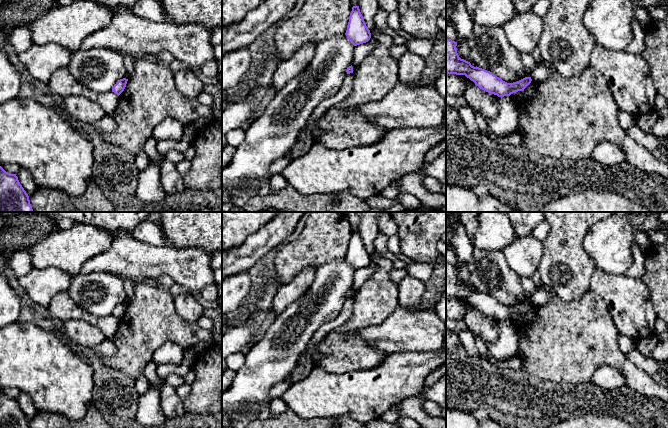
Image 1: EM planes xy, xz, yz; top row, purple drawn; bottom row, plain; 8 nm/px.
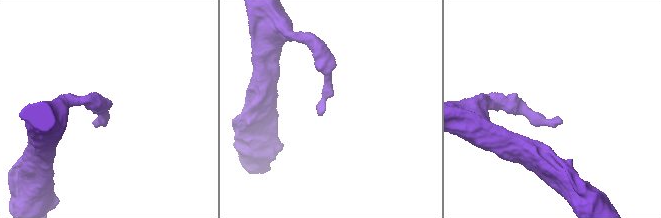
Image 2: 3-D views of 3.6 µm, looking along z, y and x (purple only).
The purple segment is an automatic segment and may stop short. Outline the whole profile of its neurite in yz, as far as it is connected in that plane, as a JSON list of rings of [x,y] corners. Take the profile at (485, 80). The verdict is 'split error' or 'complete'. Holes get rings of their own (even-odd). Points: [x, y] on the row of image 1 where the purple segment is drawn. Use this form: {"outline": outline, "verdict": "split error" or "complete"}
{"outline": [[[446,38],[446,75],[465,75],[480,89],[498,97],[523,91],[532,81],[531,77],[525,77],[517,82],[507,83],[492,72],[474,67],[470,62],[461,59],[456,46],[457,42]]], "verdict": "complete"}

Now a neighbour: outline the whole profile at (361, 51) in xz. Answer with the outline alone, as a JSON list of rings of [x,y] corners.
[[[370,39],[368,42],[355,46],[352,67],[353,71],[358,68],[364,58],[373,50],[376,42]]]

